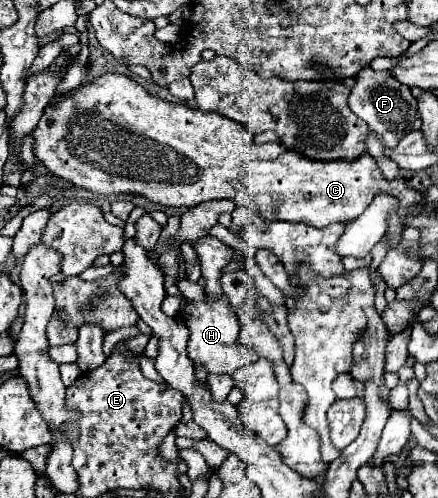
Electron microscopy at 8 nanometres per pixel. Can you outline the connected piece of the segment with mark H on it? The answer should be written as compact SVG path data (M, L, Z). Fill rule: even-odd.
M206 293L201 302L189 301L187 307L183 307L183 321L191 333L189 335L189 359L199 363L207 373L233 375L237 369L259 359L253 351L247 351L247 347L239 347L235 343L237 333L239 333L239 323L225 295L213 299L213 303L209 302Z

